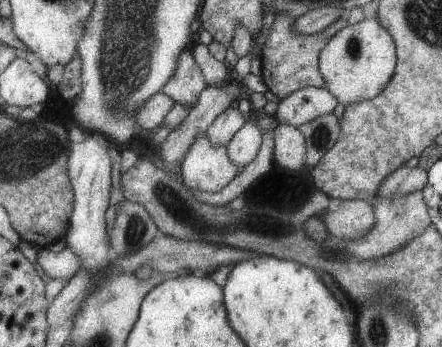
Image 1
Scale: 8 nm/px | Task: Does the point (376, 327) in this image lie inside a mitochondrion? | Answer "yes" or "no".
yes

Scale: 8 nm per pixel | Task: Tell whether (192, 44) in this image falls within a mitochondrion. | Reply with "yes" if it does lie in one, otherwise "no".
no

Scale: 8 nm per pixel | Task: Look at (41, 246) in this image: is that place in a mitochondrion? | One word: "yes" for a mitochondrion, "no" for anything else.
no

